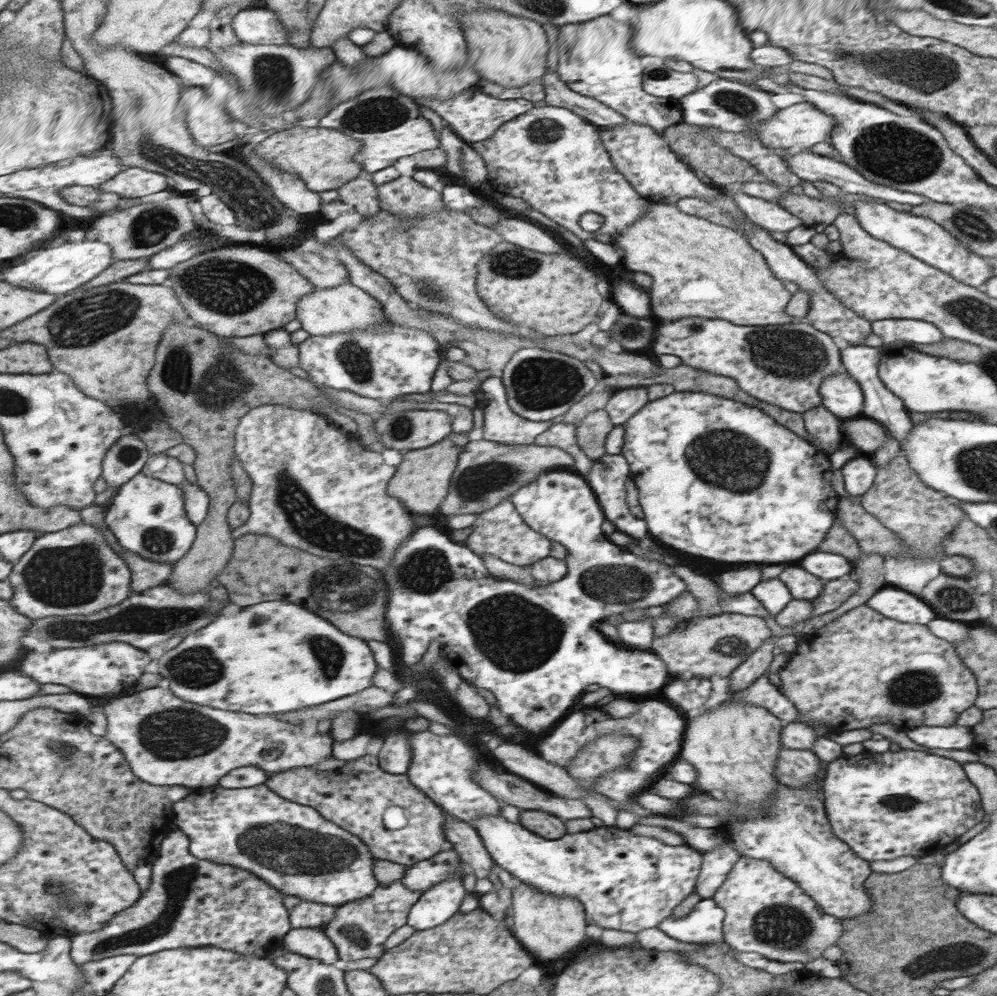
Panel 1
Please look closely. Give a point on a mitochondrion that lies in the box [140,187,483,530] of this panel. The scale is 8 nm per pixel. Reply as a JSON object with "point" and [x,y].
{"point":[223,382]}

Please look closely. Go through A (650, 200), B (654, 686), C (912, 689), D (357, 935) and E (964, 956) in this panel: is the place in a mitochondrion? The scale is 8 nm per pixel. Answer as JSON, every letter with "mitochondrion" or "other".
{"A":"other","B":"other","C":"mitochondrion","D":"mitochondrion","E":"mitochondrion"}

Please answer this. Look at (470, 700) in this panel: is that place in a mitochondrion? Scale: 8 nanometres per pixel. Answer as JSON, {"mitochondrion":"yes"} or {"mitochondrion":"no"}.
{"mitochondrion":"no"}

